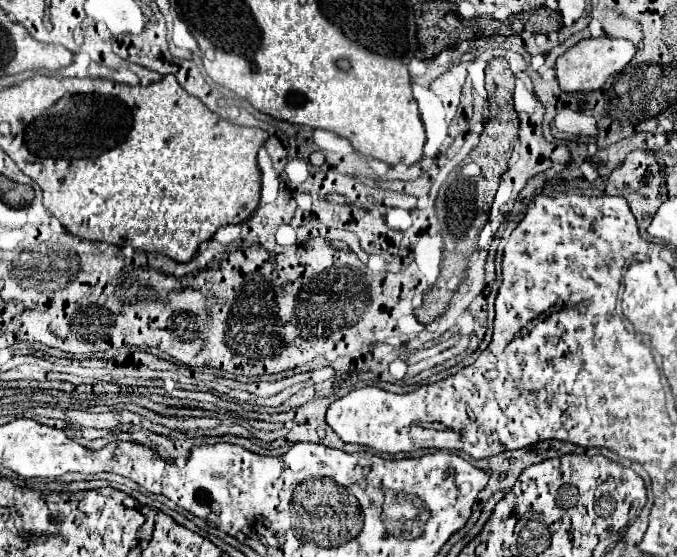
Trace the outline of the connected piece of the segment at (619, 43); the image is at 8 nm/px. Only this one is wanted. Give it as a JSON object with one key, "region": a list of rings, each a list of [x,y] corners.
{"region":[[[587,38],[569,48],[563,56],[557,58],[557,80],[563,92],[589,92],[589,90],[599,90],[607,78],[615,72],[621,72],[631,58],[635,56],[635,46],[629,40],[621,38]]]}

